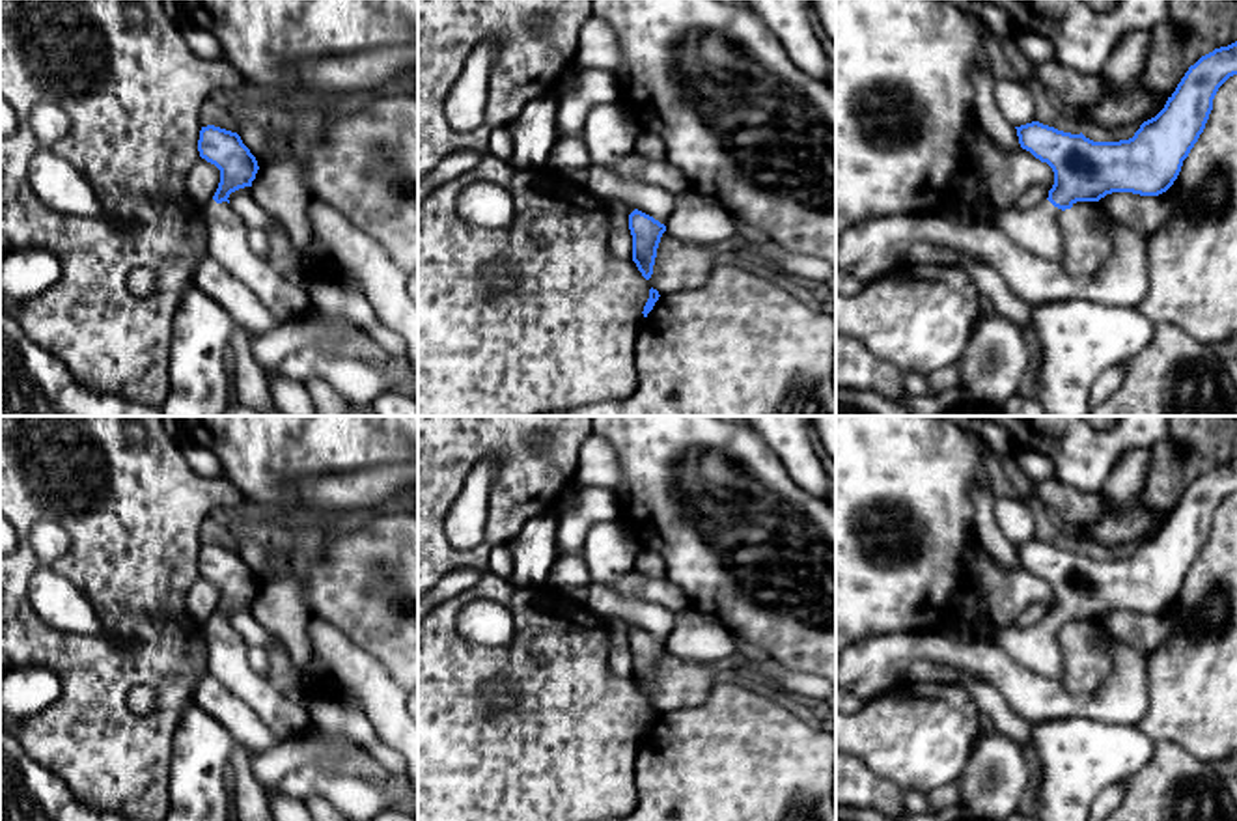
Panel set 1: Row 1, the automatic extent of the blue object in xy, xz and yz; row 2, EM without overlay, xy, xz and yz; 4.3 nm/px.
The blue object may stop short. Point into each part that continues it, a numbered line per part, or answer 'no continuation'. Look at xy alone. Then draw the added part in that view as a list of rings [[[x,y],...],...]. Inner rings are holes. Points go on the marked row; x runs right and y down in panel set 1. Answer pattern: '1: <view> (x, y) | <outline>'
1: xy (286, 299) | [[[211,198],[202,211],[209,256],[244,282],[282,323],[302,317],[310,306],[302,282],[278,274],[248,246],[248,226],[231,205]]]

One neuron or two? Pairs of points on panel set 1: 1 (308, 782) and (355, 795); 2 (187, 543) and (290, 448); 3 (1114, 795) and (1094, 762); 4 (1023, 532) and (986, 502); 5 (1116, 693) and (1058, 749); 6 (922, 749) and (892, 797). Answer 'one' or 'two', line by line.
1: one
2: two
3: two
4: two
5: two
6: two

